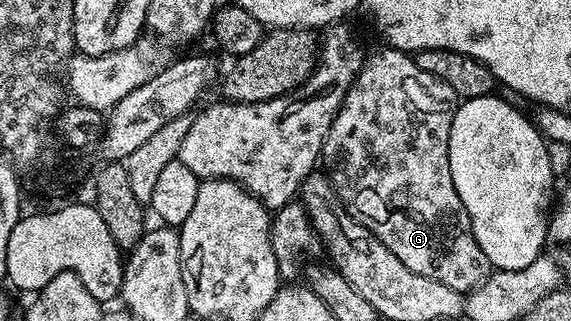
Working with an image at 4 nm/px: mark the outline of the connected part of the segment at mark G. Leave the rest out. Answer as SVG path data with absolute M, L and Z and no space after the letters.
M383 48L378 50L373 57L371 54L365 60L350 91L346 91L346 95L342 99L342 107L338 111L338 115L334 115L334 123L330 123L330 131L324 140L323 164L328 164L326 172L332 178L332 186L336 189L336 194L340 196L345 211L355 221L362 223L362 227L366 227L386 248L394 251L394 255L398 255L398 259L402 259L402 263L406 267L410 267L410 271L414 271L426 279L438 279L438 283L446 283L446 287L467 295L487 279L488 274L493 272L493 268L486 259L486 255L482 255L482 247L478 247L478 239L474 239L470 215L466 215L466 207L462 207L462 199L458 199L458 191L454 187L454 179L450 175L448 144L450 143L450 123L454 119L458 104L456 92L446 83L442 83L442 79L438 79L434 75L426 75L426 71L422 71L422 67L418 67L415 60L403 49Z

